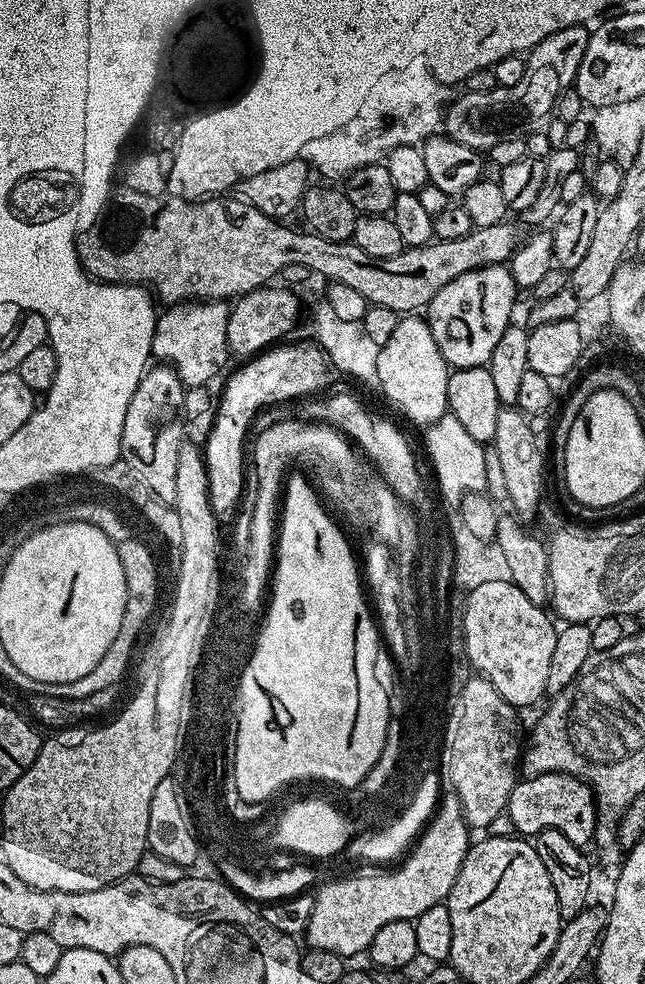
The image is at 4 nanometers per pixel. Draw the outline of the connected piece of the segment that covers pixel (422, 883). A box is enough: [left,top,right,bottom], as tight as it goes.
[306,794,470,958]

